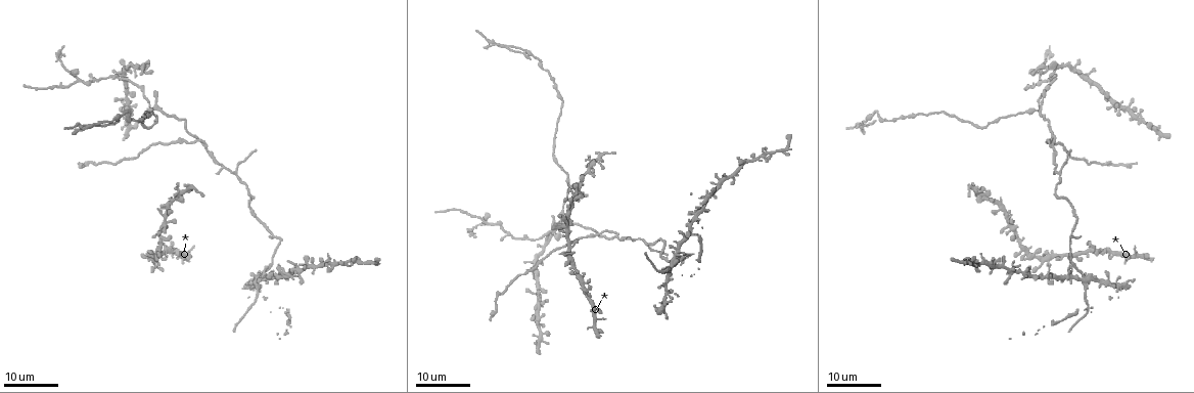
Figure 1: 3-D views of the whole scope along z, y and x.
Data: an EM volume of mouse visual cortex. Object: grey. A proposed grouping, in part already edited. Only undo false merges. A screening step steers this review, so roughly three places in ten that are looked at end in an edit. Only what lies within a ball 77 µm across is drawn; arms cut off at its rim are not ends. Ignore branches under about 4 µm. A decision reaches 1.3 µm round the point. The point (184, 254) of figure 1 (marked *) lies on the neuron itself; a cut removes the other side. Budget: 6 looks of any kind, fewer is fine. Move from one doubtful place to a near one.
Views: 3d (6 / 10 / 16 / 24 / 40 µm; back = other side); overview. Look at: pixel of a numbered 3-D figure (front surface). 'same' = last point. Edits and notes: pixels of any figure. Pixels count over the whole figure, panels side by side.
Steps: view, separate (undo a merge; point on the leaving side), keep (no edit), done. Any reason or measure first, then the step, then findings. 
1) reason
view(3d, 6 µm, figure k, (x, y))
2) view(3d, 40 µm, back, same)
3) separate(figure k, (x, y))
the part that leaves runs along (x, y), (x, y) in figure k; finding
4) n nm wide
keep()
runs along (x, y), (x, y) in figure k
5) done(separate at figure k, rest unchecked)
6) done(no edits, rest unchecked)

view(3d, 16 µm, figure 1, (1085, 287))

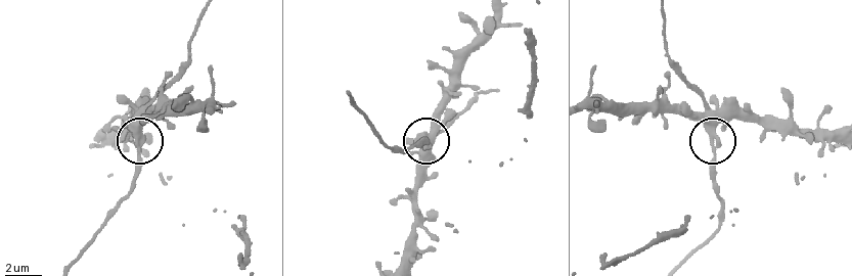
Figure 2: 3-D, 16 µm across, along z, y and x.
view(3d, 10 µm, figure 2, (138, 134))

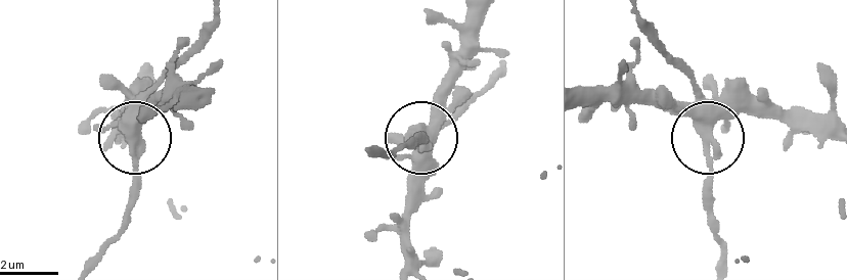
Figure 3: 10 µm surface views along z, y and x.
keep()
continuous, no second neuron

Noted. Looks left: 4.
thick turns thin
view(3d, 16 µm, figure 1, (280, 243))

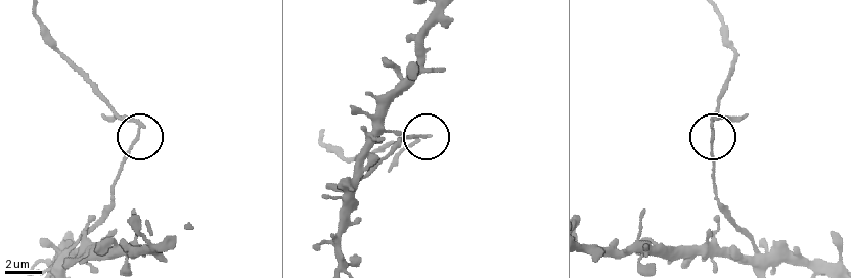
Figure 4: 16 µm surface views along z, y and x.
view(3d, 6 µm, figure 4, (135, 137))

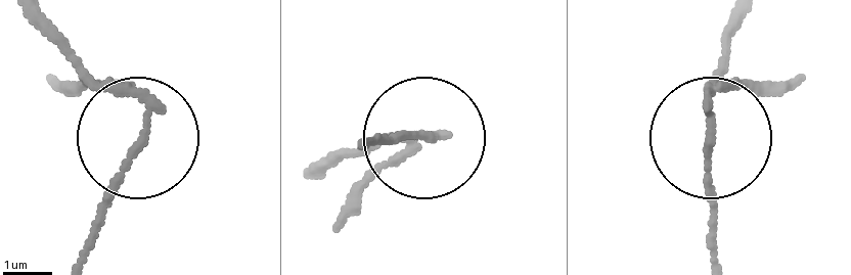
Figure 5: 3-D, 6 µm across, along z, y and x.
separate(figure 5, (86, 71))
the part that leaves runs along (139, 100), (94, 80), (46, 18) in figure 5; a second neuron is stuck on

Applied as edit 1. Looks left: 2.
redraw
view(overview)

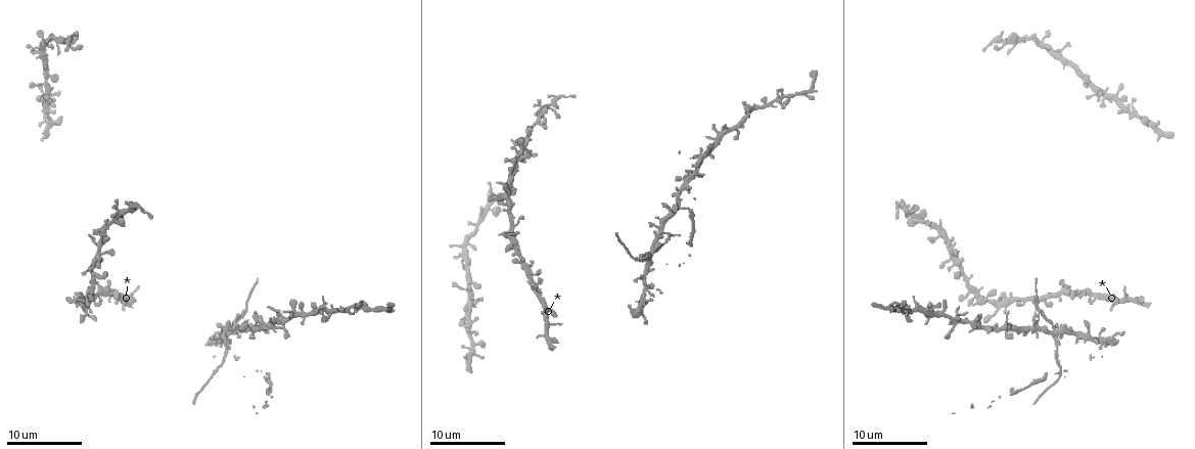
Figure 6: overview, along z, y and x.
thick turns thin
view(3d, 6 µm, figure 6, (898, 206))

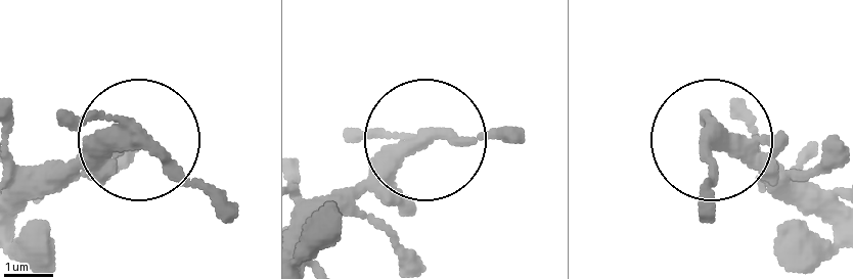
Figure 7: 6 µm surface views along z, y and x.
3 arms
keep()
runs along (13, 213), (147, 143), (229, 221) in figure 7; continuous, no second neuron

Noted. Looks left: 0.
done(separate at figure 5, rest unchecked)

